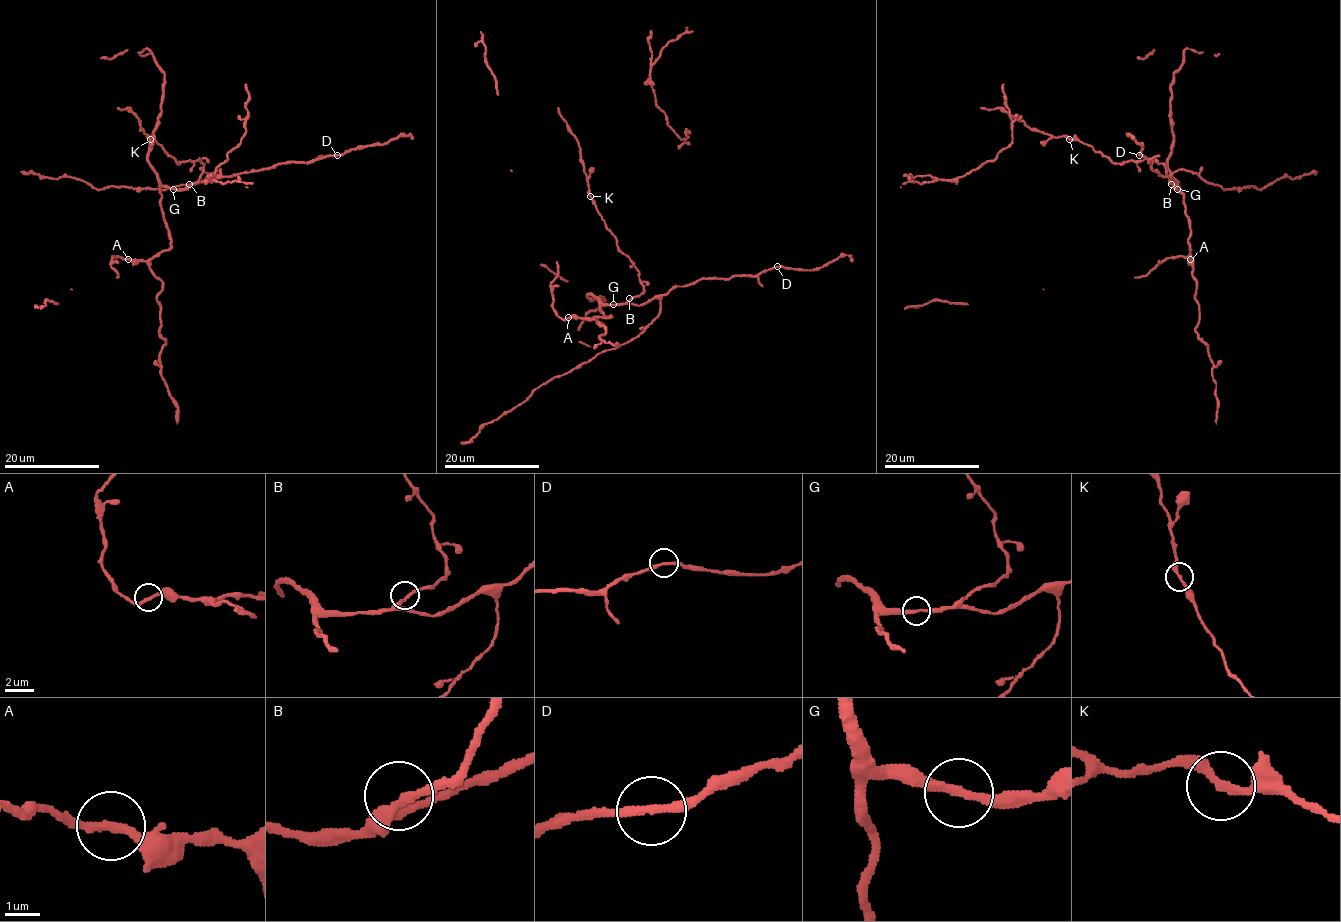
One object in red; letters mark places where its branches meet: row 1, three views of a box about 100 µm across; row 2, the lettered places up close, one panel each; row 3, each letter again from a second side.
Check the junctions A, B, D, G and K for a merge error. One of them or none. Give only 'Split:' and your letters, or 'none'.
Split: none

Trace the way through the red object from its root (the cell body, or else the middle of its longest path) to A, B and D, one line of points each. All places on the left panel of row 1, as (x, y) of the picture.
A: (160, 189), (160, 206), (170, 247), (146, 261), (128, 259)
B: (160, 189), (185, 189), (189, 184)
D: (160, 189), (184, 189), (208, 178), (232, 177), (279, 164), (312, 162), (327, 155), (337, 155)

